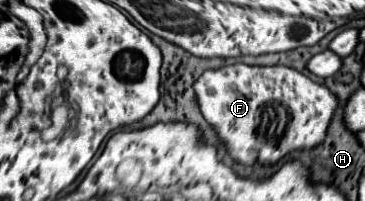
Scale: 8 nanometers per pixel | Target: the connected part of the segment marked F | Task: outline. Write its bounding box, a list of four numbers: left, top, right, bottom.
[194,63,338,165]

